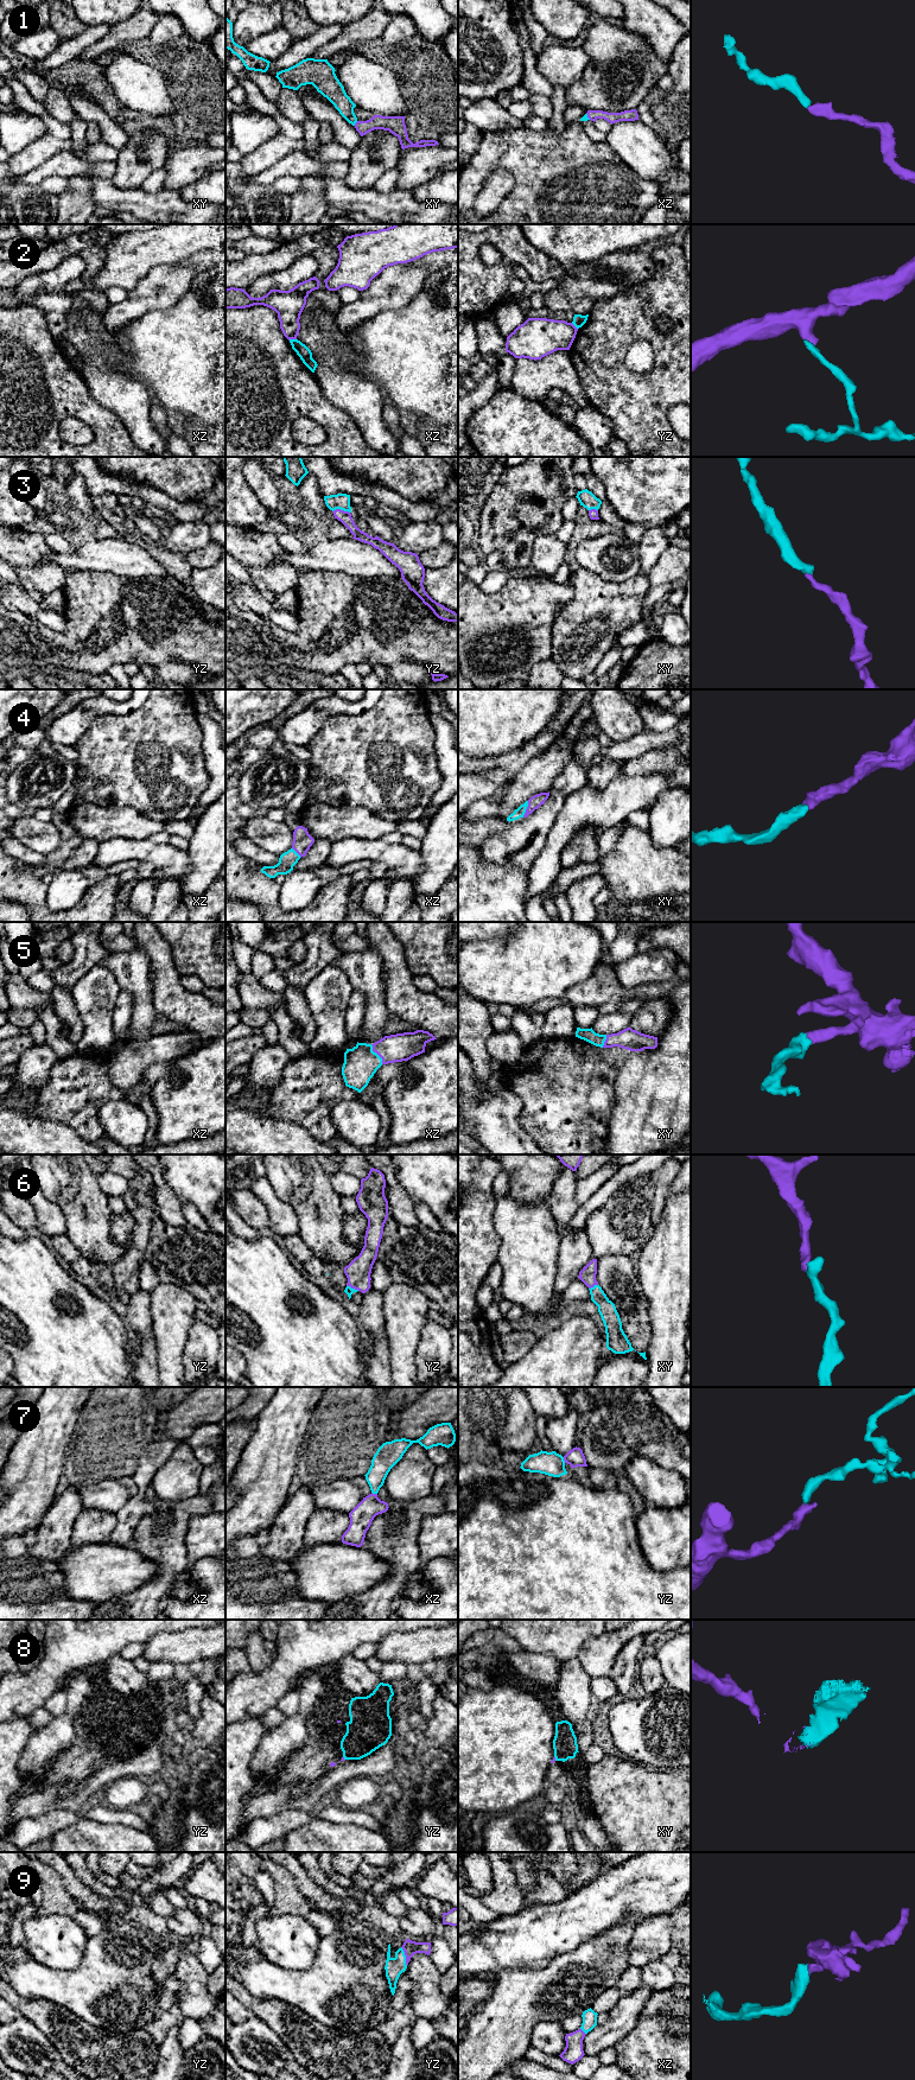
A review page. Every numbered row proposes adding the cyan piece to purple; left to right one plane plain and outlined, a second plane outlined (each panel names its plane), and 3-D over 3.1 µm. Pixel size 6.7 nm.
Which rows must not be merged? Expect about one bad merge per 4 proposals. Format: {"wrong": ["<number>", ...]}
{"wrong": ["2", "8"]}

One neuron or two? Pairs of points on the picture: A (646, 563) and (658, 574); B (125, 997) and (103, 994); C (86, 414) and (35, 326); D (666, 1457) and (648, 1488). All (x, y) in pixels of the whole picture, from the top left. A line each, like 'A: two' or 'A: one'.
A: two
B: two
C: one
D: two

